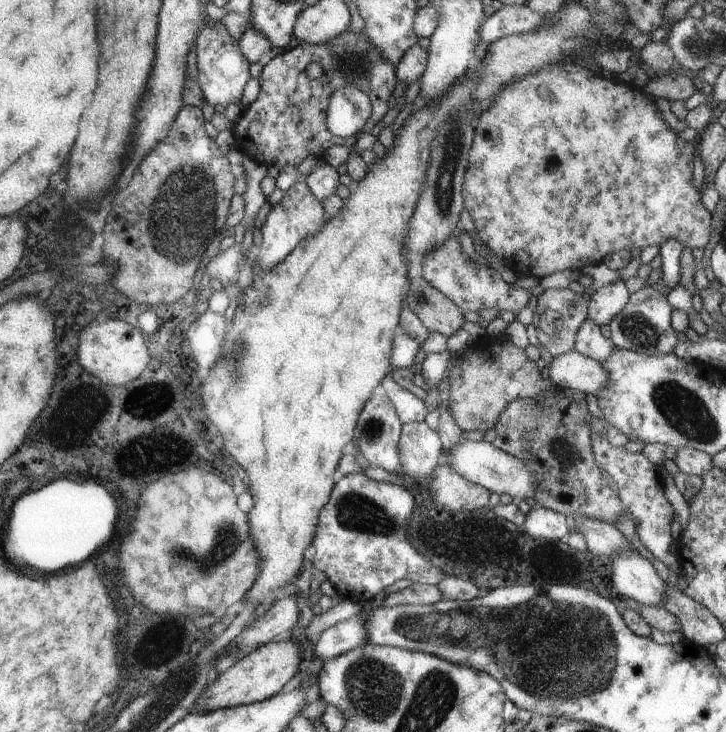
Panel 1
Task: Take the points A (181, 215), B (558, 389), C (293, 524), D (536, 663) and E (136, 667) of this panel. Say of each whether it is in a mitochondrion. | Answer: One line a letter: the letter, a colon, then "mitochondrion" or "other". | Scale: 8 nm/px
A: mitochondrion
B: other
C: other
D: mitochondrion
E: other

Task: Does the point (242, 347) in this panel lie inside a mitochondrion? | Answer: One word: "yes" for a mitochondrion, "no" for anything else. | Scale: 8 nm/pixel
yes

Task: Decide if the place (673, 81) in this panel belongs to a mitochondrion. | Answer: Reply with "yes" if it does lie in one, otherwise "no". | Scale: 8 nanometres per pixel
yes

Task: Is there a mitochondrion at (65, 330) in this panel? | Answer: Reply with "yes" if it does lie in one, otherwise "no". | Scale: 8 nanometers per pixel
no

